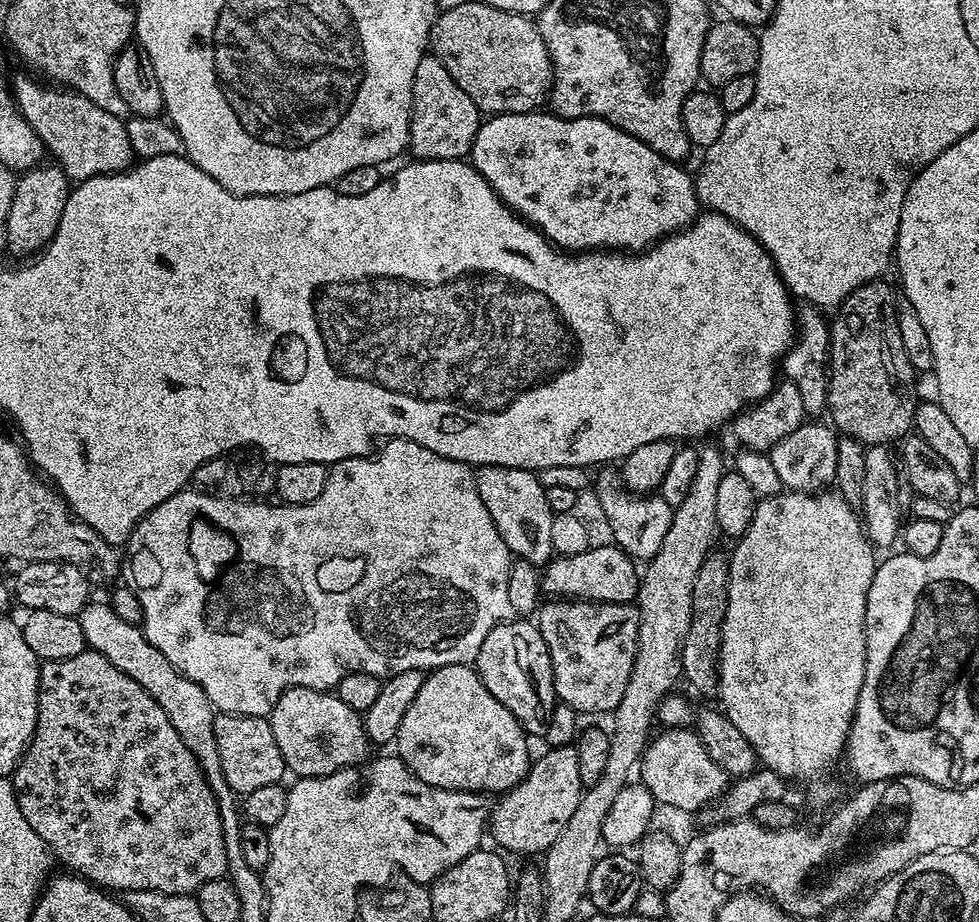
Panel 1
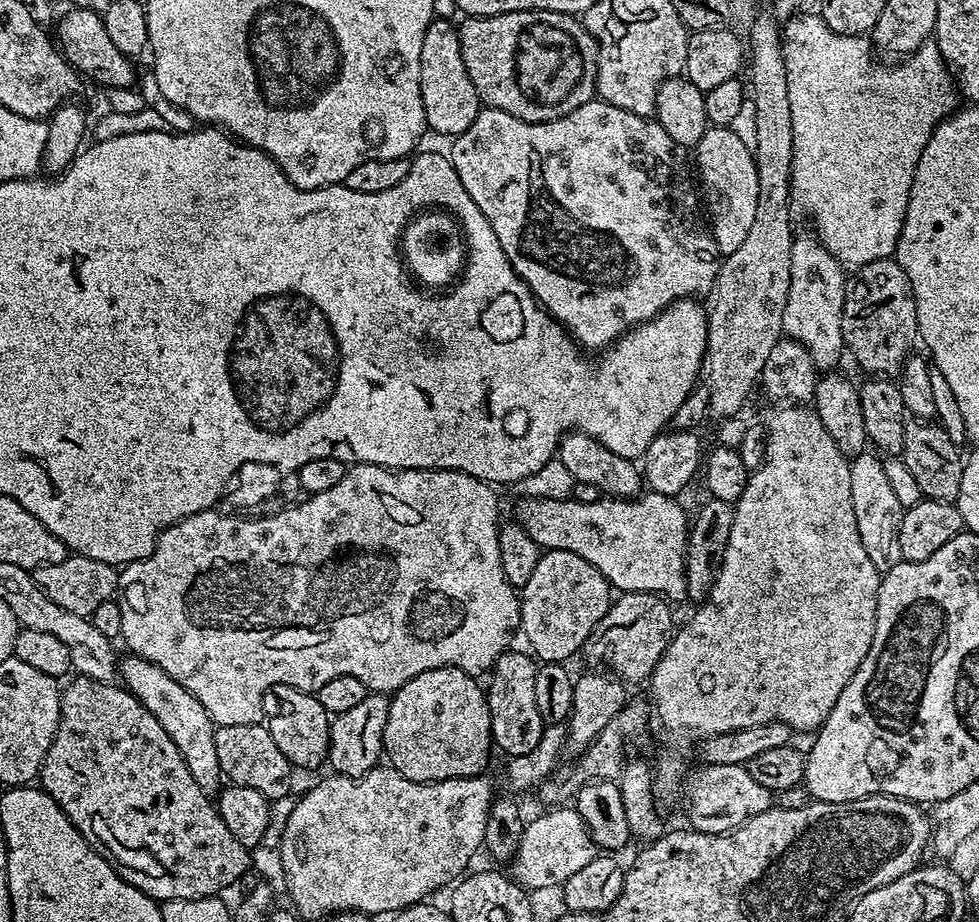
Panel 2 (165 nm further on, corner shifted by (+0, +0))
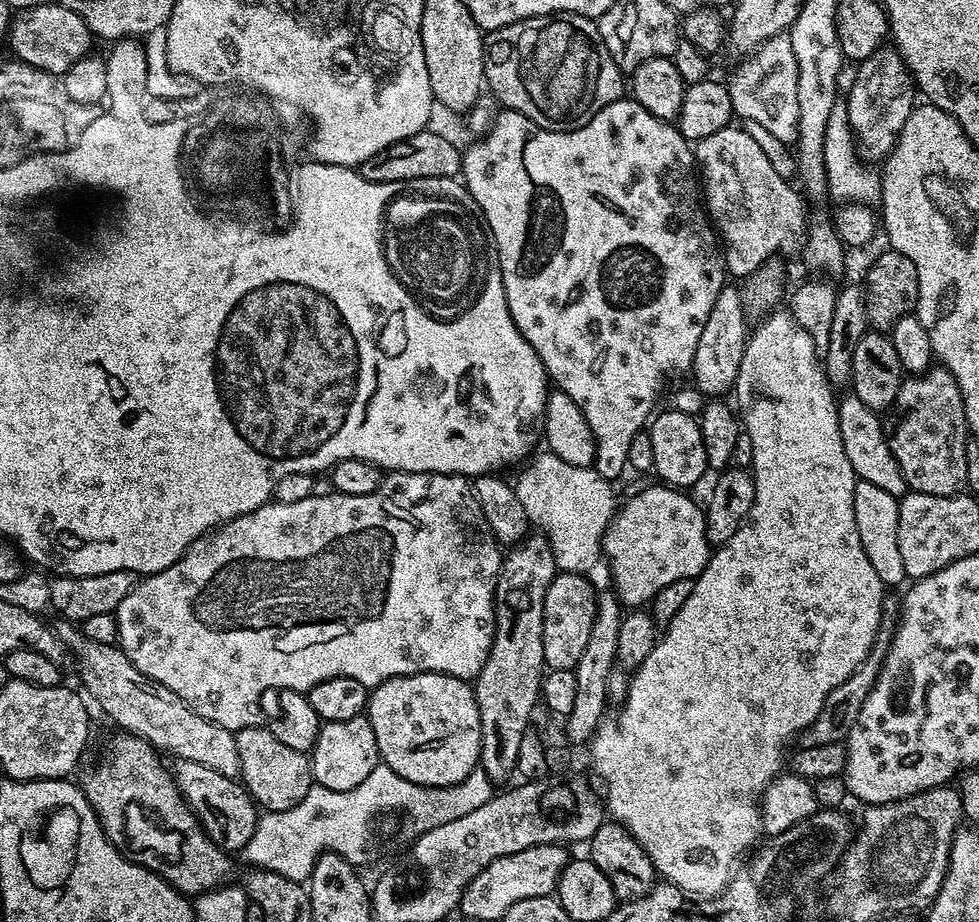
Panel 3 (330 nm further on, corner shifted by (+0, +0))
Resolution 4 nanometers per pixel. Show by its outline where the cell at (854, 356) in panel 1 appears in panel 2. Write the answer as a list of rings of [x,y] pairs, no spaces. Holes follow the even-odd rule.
[[[889,258],[870,262],[855,269],[856,276],[844,285],[842,334],[845,349],[868,374],[880,378],[899,377],[900,368],[913,355],[912,343],[917,343],[916,300],[912,296],[906,270]]]

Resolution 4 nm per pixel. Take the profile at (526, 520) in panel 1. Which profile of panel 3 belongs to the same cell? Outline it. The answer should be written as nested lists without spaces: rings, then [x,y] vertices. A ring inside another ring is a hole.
[[[671,486],[660,488],[644,488],[637,496],[619,505],[616,515],[609,524],[602,541],[602,556],[608,560],[608,568],[612,571],[611,587],[618,595],[621,605],[636,610],[656,599],[656,596],[670,582],[679,580],[695,581],[708,565],[710,541],[708,523],[704,520],[705,509],[691,500],[689,493]]]

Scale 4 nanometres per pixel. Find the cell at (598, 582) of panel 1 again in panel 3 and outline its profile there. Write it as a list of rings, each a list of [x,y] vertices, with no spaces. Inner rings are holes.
[[[557,571],[556,577],[550,582],[550,590],[546,590],[542,650],[545,665],[551,670],[575,669],[578,658],[582,658],[582,650],[586,650],[598,599],[597,589],[592,589],[588,579],[587,575],[578,572]]]

